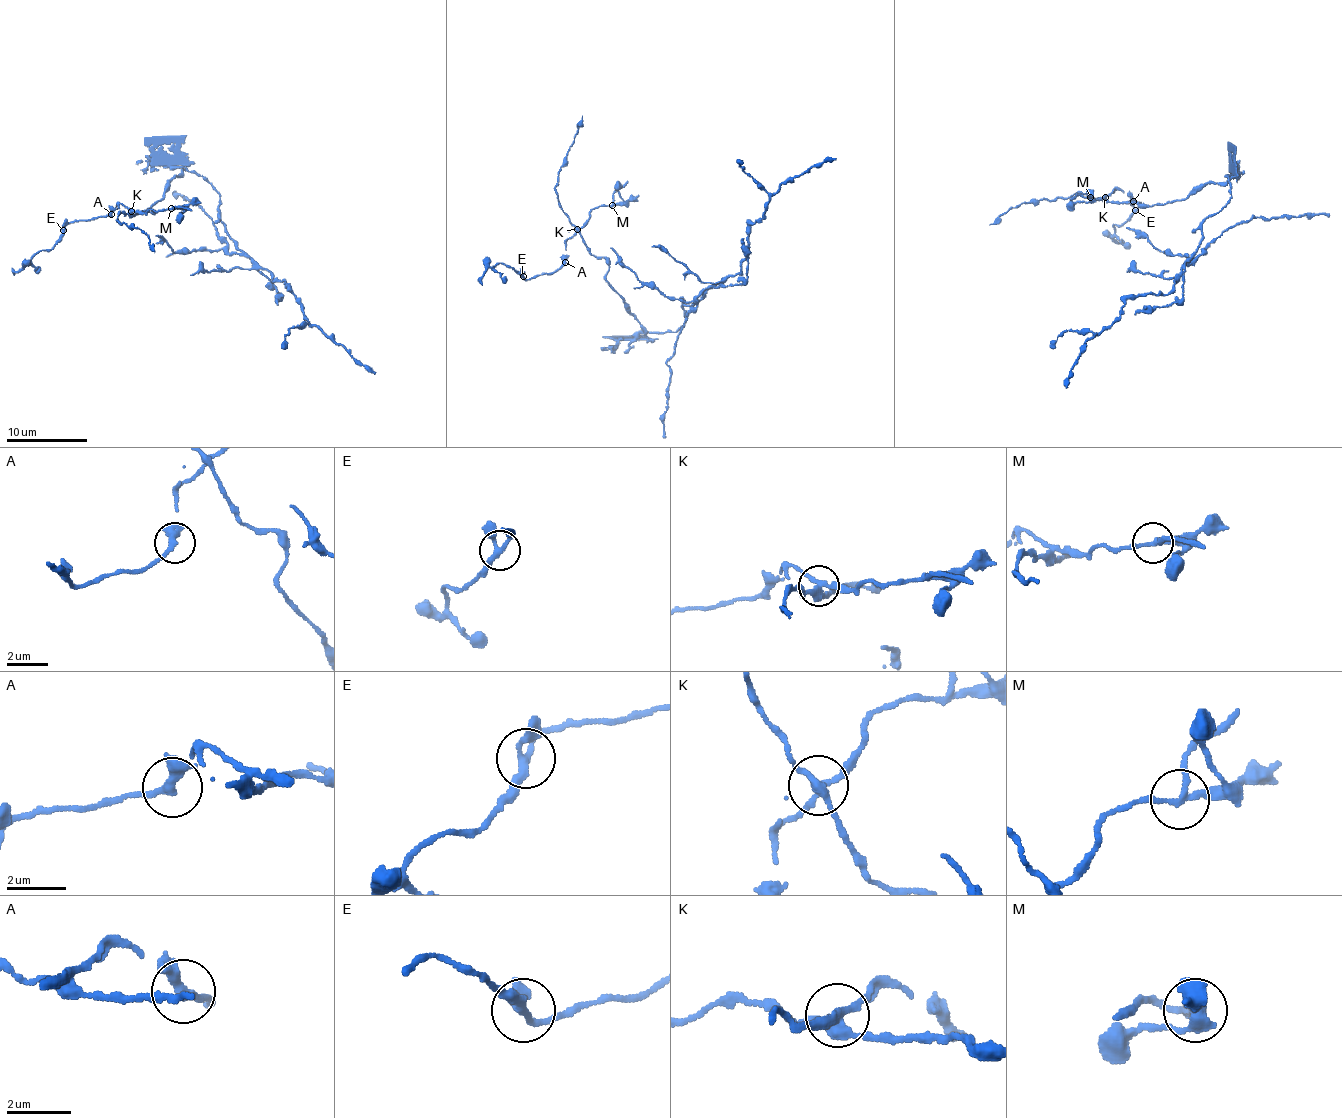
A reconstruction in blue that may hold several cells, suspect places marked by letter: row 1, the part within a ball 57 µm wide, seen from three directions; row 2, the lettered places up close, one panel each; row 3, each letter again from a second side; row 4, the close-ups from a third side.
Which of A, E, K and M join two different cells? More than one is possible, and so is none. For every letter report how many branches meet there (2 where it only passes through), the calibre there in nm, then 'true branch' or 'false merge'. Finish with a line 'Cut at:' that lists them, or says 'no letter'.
A: 3 | 260 nm | true branch
E: 3 | 220 nm | true branch
K: 4 | 280 nm | false merge
M: 3 | 200 nm | false merge
Cut at: K, M

